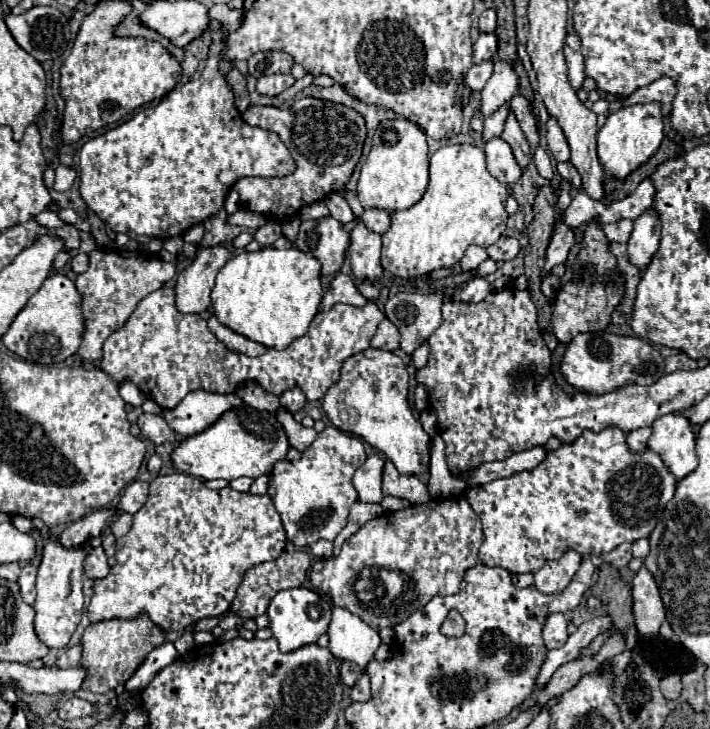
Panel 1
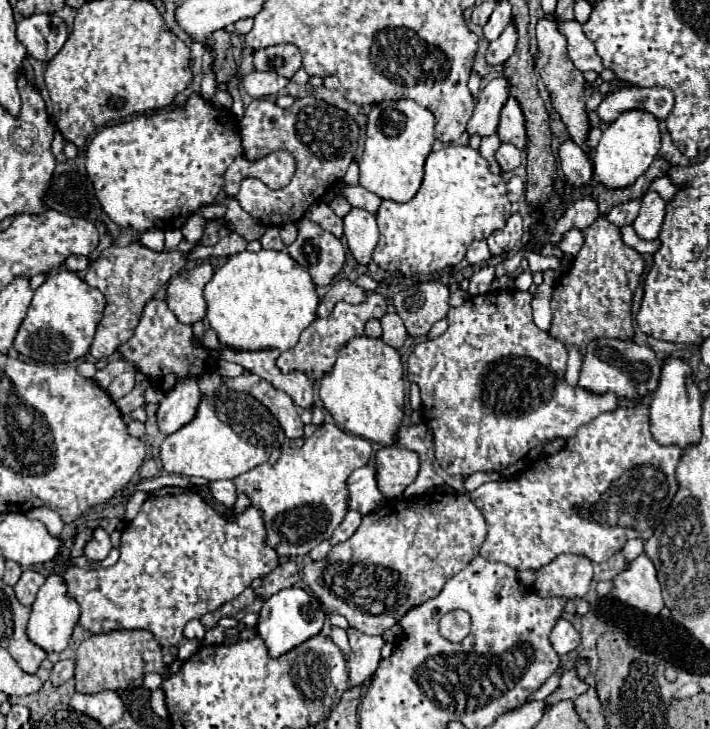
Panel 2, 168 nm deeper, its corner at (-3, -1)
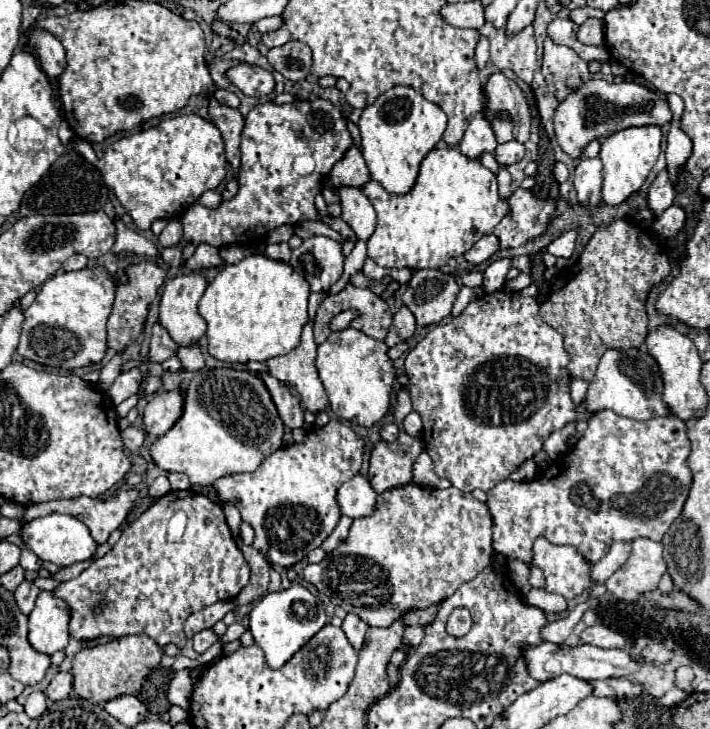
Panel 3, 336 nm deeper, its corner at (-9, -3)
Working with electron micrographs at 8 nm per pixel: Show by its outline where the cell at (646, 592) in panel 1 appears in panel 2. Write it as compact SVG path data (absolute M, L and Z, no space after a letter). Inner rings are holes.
M645 552L631 560L619 574L615 574L613 594L621 602L641 612L659 614L659 610L663 608L661 586L657 582L655 566Z

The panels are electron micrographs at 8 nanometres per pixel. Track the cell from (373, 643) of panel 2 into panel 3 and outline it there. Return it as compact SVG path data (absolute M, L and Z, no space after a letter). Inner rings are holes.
M347 614L347 618L343 620L343 632L347 636L347 640L351 642L351 646L359 652L363 646L365 646L365 634L367 634L367 624L355 616L355 614Z

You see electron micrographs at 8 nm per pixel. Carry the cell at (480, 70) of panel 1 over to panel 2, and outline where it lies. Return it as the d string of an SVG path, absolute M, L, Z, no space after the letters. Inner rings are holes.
M509 22L503 34L489 44L487 54L485 54L487 62L489 64L505 62L515 52L515 42L517 42L517 28L515 28L515 22Z

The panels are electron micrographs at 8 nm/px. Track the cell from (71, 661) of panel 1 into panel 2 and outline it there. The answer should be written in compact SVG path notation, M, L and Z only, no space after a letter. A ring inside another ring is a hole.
M59 660L55 666L53 666L53 670L51 670L51 682L53 682L53 686L61 686L61 684L65 684L67 680L71 680L73 678L73 668L75 668L75 662L73 660Z

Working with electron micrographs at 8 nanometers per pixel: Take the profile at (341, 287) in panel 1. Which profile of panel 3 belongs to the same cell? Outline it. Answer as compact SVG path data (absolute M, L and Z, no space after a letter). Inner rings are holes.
M347 284L339 294L327 296L317 310L317 316L313 322L313 332L317 345L325 342L331 334L329 320L335 314L349 310L349 308L355 308L361 314L357 320L351 322L353 328L357 328L357 330L361 330L367 336L377 338L377 340L386 338L391 325L391 318L393 318L389 306L377 294L373 294L369 288L357 288L353 284Z

